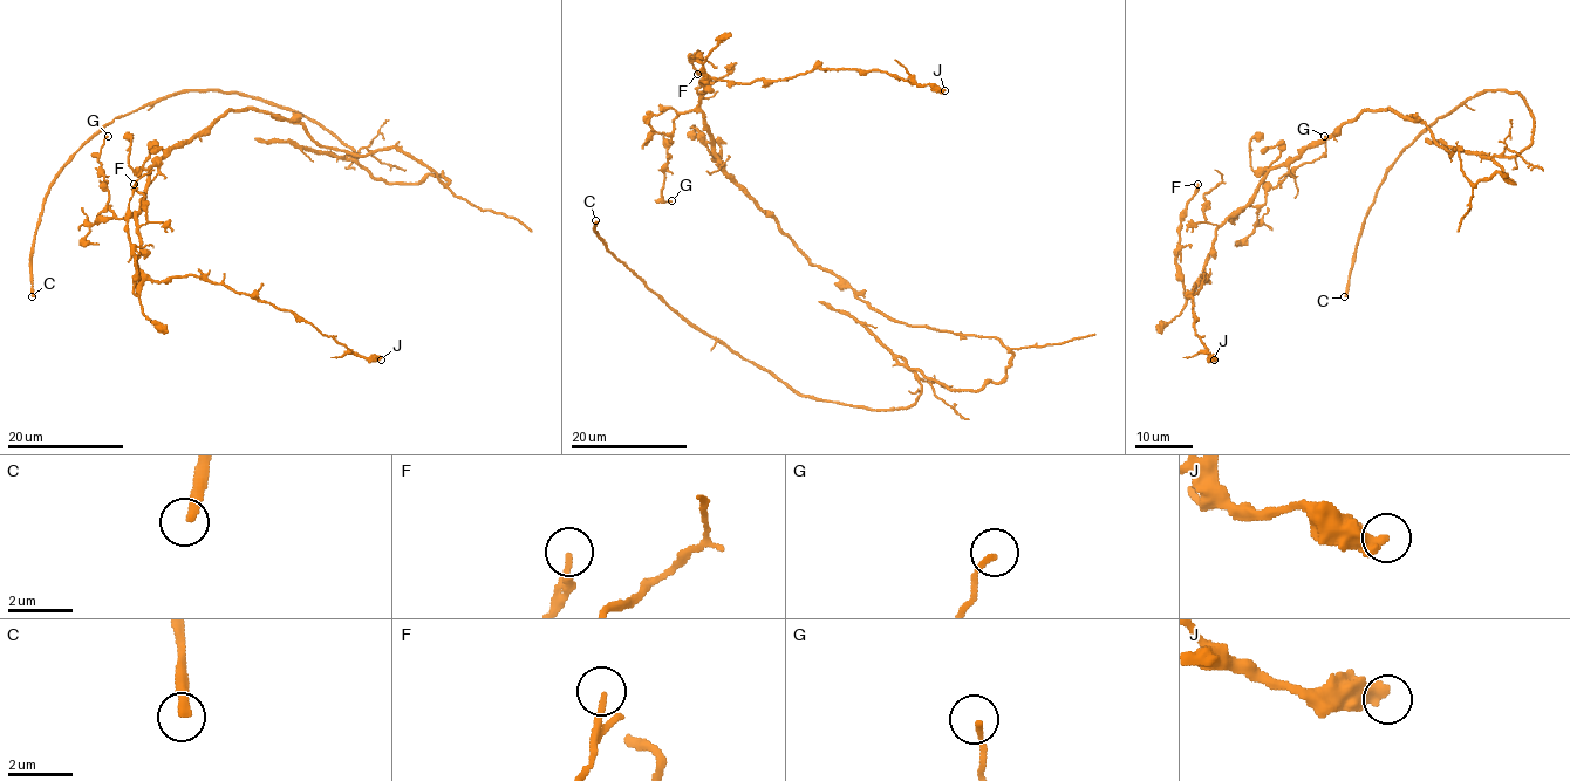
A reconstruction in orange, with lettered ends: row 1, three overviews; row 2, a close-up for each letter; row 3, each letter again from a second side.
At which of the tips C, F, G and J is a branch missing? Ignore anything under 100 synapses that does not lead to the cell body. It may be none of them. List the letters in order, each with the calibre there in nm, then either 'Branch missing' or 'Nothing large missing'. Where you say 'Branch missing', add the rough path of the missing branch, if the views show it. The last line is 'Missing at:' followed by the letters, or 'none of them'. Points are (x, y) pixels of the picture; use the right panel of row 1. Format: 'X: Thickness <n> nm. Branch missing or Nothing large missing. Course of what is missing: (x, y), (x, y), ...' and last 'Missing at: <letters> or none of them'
C: Thickness 280 nm. Branch missing
F: Thickness 170 nm. Nothing large missing
G: Thickness 160 nm. Nothing large missing
J: Thickness 460 nm. Nothing large missing
Missing at: C

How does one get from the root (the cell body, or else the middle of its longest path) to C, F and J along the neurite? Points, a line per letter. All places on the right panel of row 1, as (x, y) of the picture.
C: (1459, 151), (1474, 184), (1514, 184), (1494, 157), (1531, 143), (1520, 95), (1474, 95), (1399, 155), (1344, 296)
F: (1459, 151), (1396, 111), (1363, 109), (1267, 173), (1216, 230), (1205, 278), (1187, 295), (1175, 248), (1198, 184)
J: (1459, 151), (1396, 111), (1363, 109), (1271, 169), (1216, 230), (1192, 296), (1194, 331), (1214, 360)

